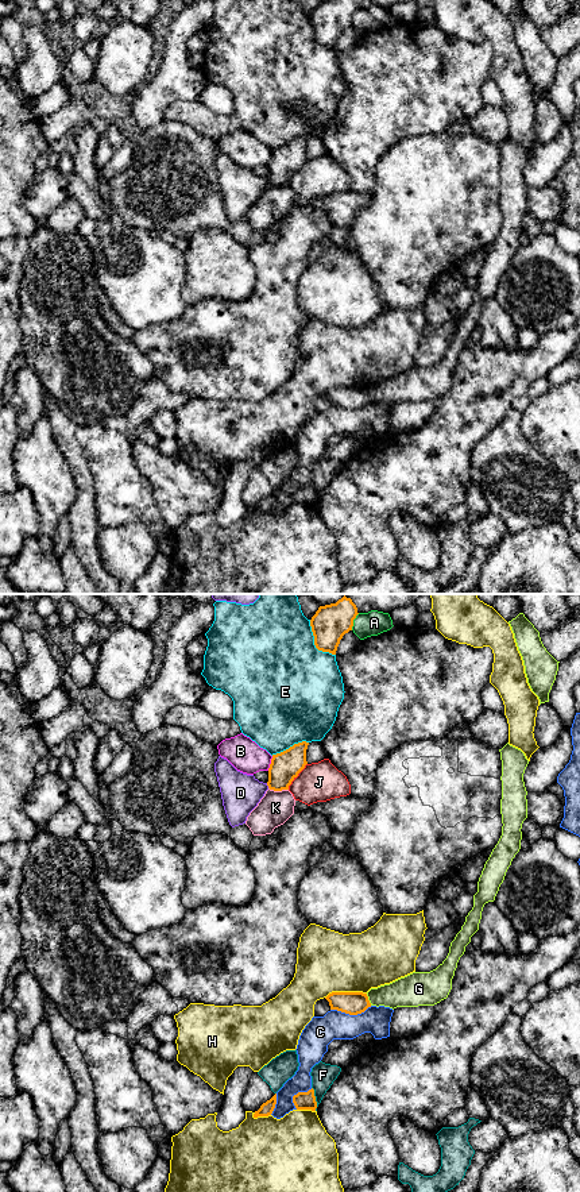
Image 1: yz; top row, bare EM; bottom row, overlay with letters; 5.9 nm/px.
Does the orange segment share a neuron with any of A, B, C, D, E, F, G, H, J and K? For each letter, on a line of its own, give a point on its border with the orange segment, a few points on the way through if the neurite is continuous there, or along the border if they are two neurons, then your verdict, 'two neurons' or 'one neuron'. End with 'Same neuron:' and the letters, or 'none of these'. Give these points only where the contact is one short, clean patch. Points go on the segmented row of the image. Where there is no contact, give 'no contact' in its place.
A: contact yz (352, 621); border yz (359, 613), (351, 629); two neurons
B: contact yz (271, 763); two neurons
C: contact yz (351, 1014); two neurons
D: contact yz (267, 784); two neurons
E: contact yz (314, 643); two neurons
F: contact yz (314, 1099); border yz (312, 1087), (316, 1110); two neurons
G: contact yz (367, 999); border yz (366, 994), (371, 1005); two neurons
H: contact yz (345, 992); two neurons
J: contact yz (297, 775); border yz (306, 763), (287, 789); two neurons
K: contact yz (278, 790); border yz (269, 787), (287, 790); two neurons
Same neuron: none of these

